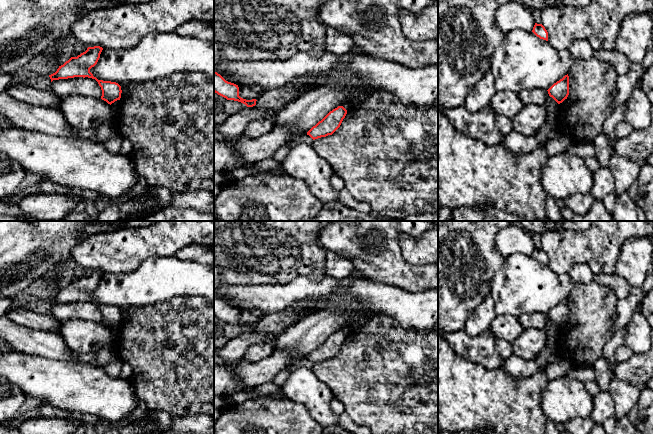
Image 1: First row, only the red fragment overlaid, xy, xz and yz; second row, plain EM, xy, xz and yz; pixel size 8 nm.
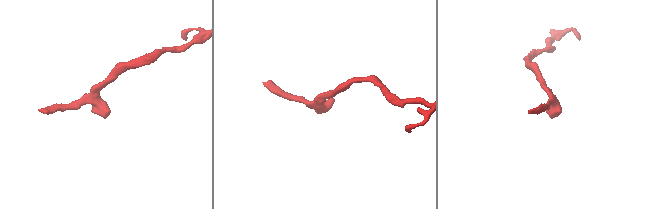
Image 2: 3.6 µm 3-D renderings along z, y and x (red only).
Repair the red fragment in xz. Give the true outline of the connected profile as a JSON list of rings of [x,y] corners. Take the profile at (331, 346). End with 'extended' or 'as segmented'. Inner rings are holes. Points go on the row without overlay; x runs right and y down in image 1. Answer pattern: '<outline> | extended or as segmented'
[[[338,330],[313,350],[307,356],[307,359],[309,359],[313,364],[332,359],[340,351],[346,338],[347,334],[343,330]]] | as segmented

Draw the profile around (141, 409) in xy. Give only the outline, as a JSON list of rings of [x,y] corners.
[[[138,399],[138,406],[129,415],[137,421],[139,418],[143,418],[147,411],[148,408],[145,403]]]

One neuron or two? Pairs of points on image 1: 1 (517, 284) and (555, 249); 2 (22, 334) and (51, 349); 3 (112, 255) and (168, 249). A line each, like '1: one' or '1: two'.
1: two
2: one
3: one

